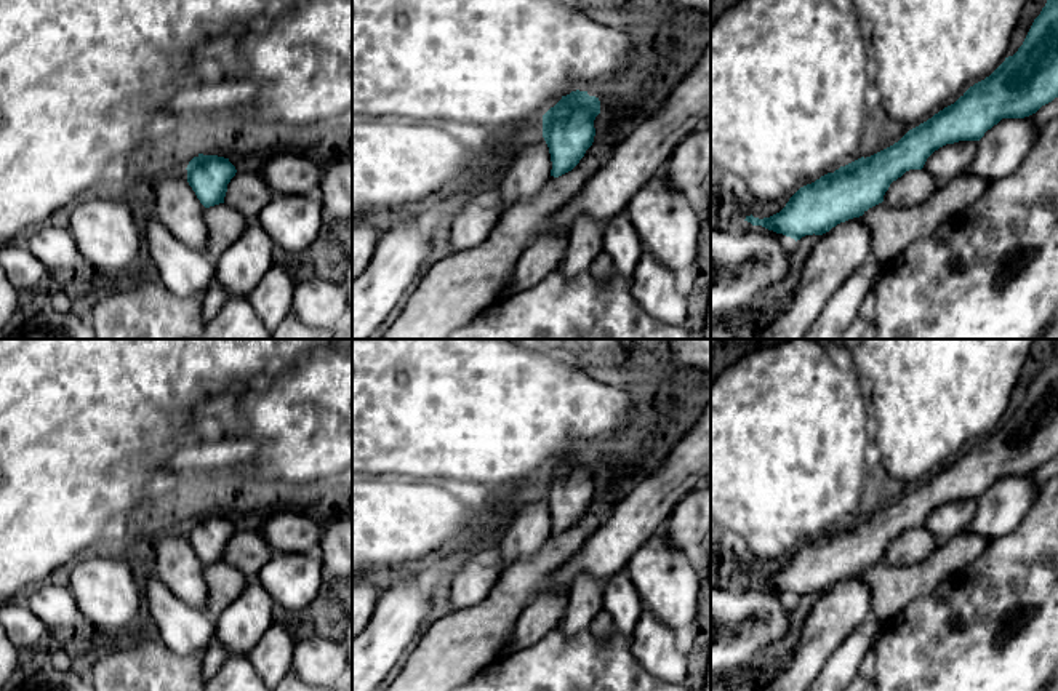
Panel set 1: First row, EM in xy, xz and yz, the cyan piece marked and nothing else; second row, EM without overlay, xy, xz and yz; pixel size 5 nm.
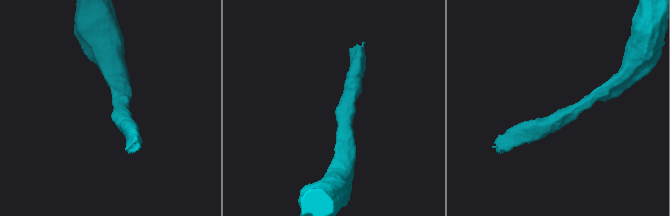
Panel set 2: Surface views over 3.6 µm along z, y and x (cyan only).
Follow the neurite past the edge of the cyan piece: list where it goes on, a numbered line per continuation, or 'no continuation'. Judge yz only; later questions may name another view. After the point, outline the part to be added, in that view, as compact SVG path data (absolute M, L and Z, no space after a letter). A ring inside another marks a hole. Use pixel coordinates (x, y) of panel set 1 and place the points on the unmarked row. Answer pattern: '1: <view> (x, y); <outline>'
no continuation

